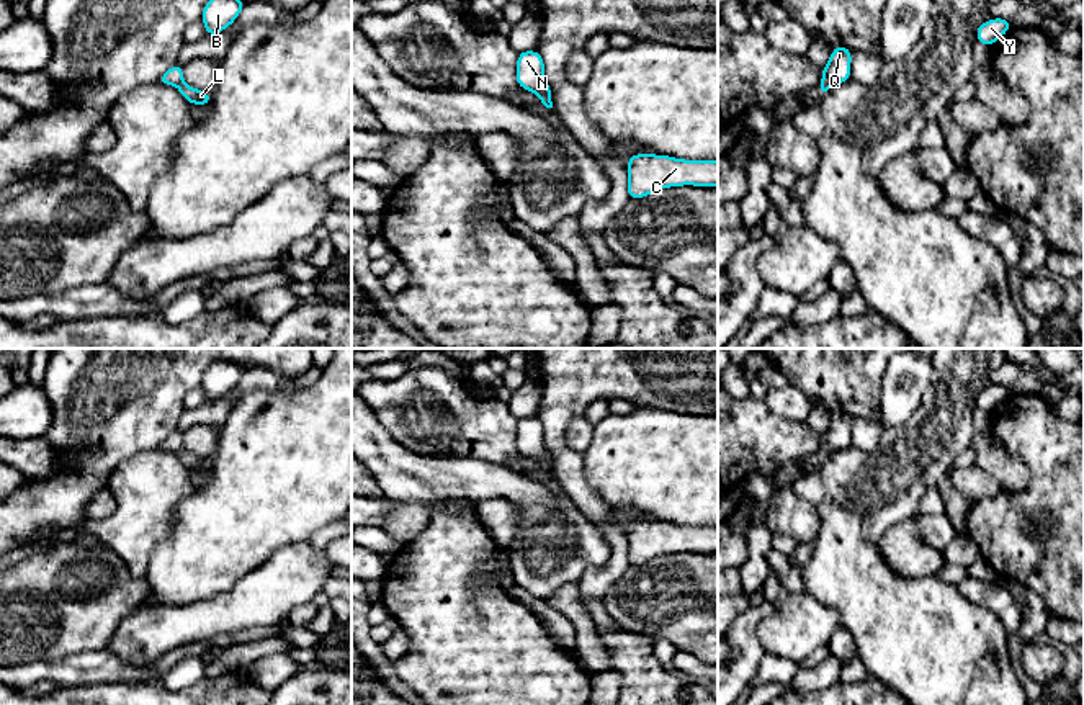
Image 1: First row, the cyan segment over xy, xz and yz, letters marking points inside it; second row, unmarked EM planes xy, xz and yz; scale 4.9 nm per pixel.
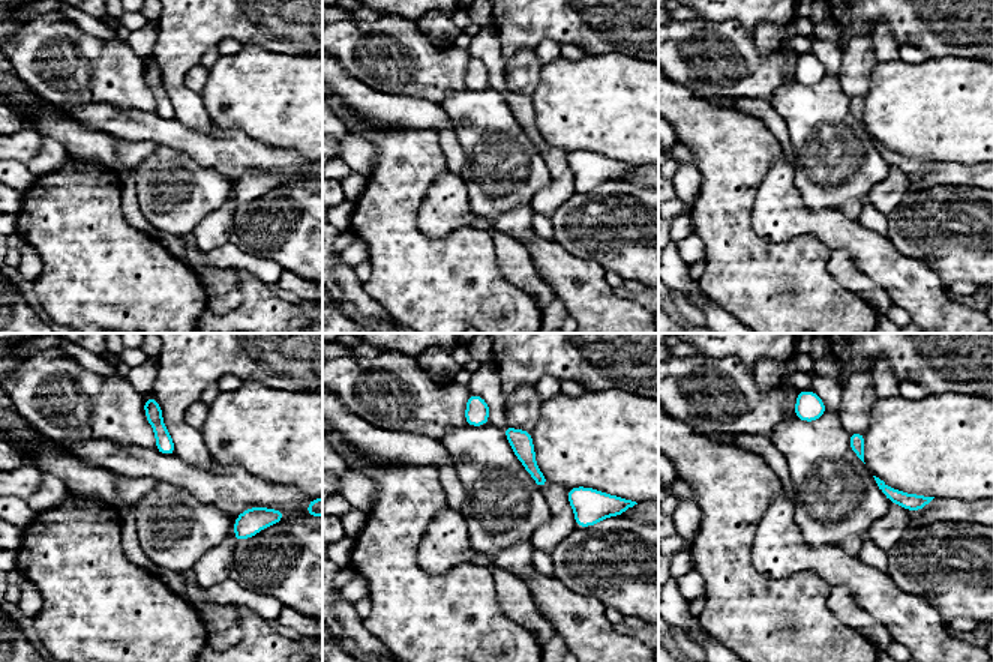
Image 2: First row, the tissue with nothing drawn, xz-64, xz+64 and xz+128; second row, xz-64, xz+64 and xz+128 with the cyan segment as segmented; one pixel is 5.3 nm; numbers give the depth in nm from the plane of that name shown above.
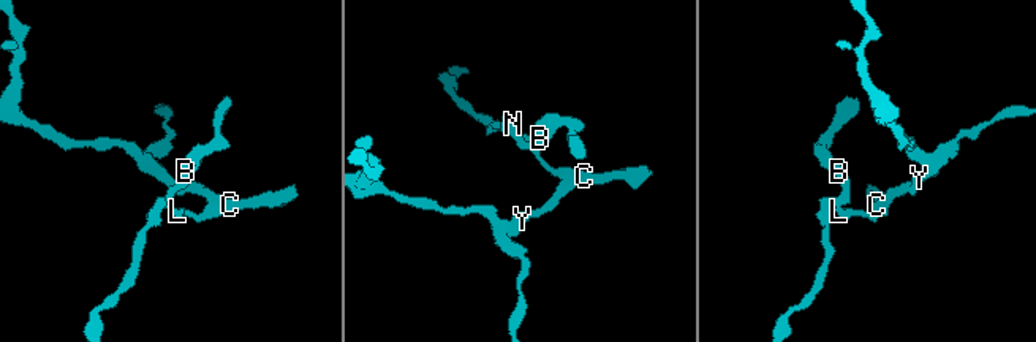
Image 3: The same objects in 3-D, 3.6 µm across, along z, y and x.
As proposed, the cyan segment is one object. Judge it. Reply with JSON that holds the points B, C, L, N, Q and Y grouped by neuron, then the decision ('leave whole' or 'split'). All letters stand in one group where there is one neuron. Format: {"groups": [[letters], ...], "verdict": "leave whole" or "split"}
{"groups": [["B", "N", "Q"], ["C", "L", "Y"]], "verdict": "split"}

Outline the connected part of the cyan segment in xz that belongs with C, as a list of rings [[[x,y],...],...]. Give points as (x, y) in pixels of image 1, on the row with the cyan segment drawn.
[[[634,154],[626,162],[629,200],[670,186],[718,186],[718,160],[685,160],[659,154]]]

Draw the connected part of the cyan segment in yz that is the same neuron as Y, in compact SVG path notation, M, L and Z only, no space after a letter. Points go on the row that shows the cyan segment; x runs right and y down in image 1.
M992 18L981 23L976 29L976 41L991 47L1002 34L1012 29L1012 23L1004 18Z

